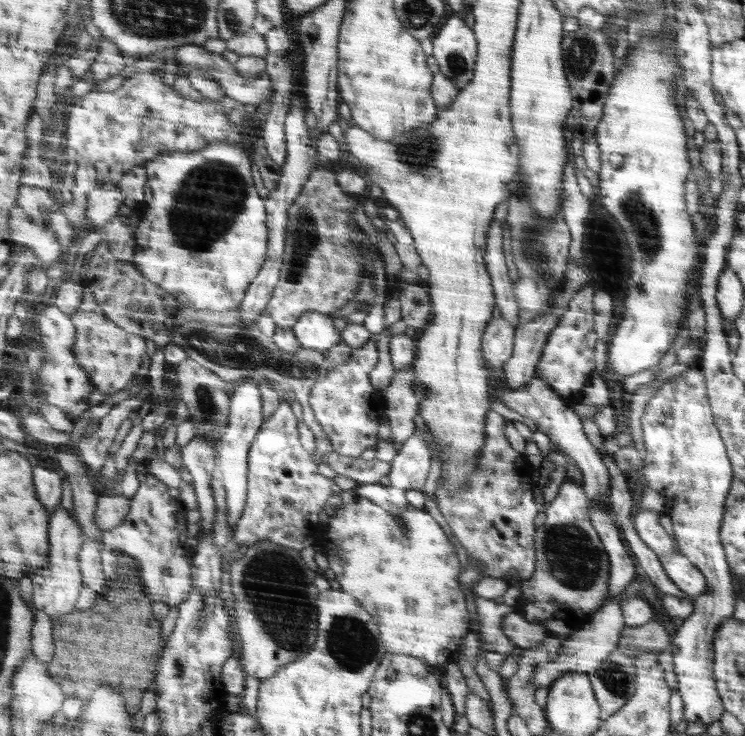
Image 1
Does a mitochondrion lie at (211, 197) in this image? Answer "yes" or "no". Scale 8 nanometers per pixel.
yes

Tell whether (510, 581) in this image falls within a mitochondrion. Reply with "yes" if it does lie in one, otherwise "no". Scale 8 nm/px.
no

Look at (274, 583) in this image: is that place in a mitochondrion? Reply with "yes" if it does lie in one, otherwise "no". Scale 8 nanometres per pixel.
yes

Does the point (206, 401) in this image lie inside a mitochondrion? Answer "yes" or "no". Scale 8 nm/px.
yes

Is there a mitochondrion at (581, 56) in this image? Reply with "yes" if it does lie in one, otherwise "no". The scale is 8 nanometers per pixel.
yes

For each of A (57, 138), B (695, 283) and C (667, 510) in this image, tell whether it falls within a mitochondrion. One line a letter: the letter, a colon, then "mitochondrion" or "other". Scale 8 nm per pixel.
A: mitochondrion
B: other
C: other

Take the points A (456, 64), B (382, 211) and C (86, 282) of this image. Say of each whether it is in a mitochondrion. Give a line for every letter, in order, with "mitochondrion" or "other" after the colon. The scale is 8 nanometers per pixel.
A: mitochondrion
B: other
C: other

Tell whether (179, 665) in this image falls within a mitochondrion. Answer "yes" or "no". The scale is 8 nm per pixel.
yes

